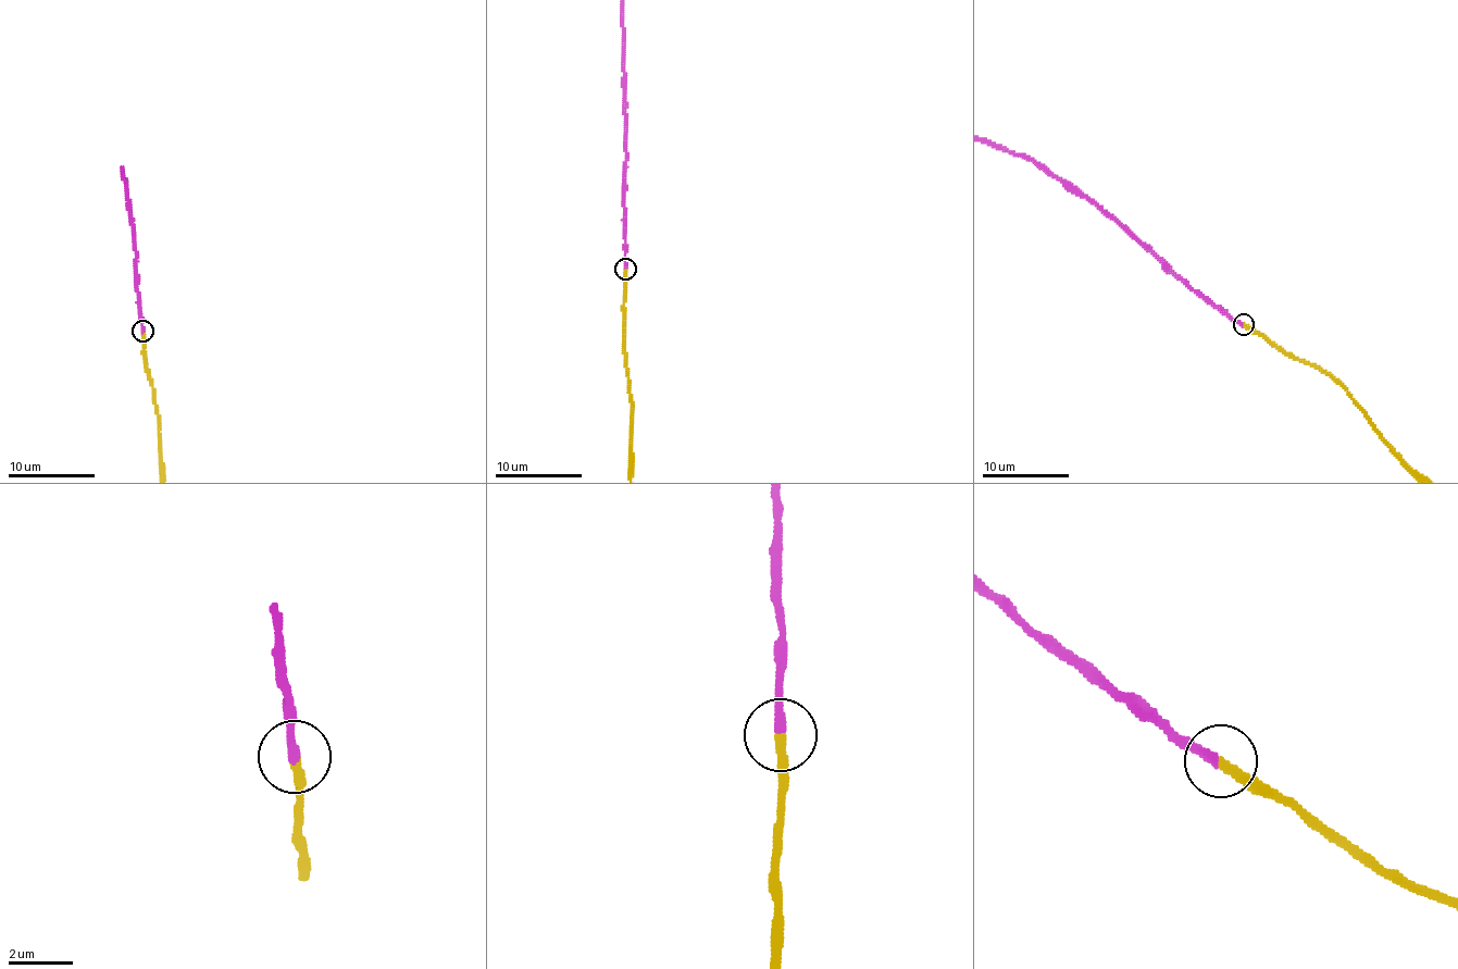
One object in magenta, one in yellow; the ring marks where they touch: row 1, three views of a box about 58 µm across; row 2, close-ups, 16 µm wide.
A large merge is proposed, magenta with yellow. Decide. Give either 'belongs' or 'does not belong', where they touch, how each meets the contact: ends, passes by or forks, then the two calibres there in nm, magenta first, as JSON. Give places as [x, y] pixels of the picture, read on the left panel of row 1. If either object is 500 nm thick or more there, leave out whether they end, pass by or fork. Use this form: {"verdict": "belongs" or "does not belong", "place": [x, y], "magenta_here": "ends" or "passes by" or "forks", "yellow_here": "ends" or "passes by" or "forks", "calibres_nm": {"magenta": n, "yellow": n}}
{"verdict": "belongs", "place": [142, 331], "magenta_here": "ends", "yellow_here": "ends", "calibres_nm": {"magenta": 320, "yellow": 320}}

